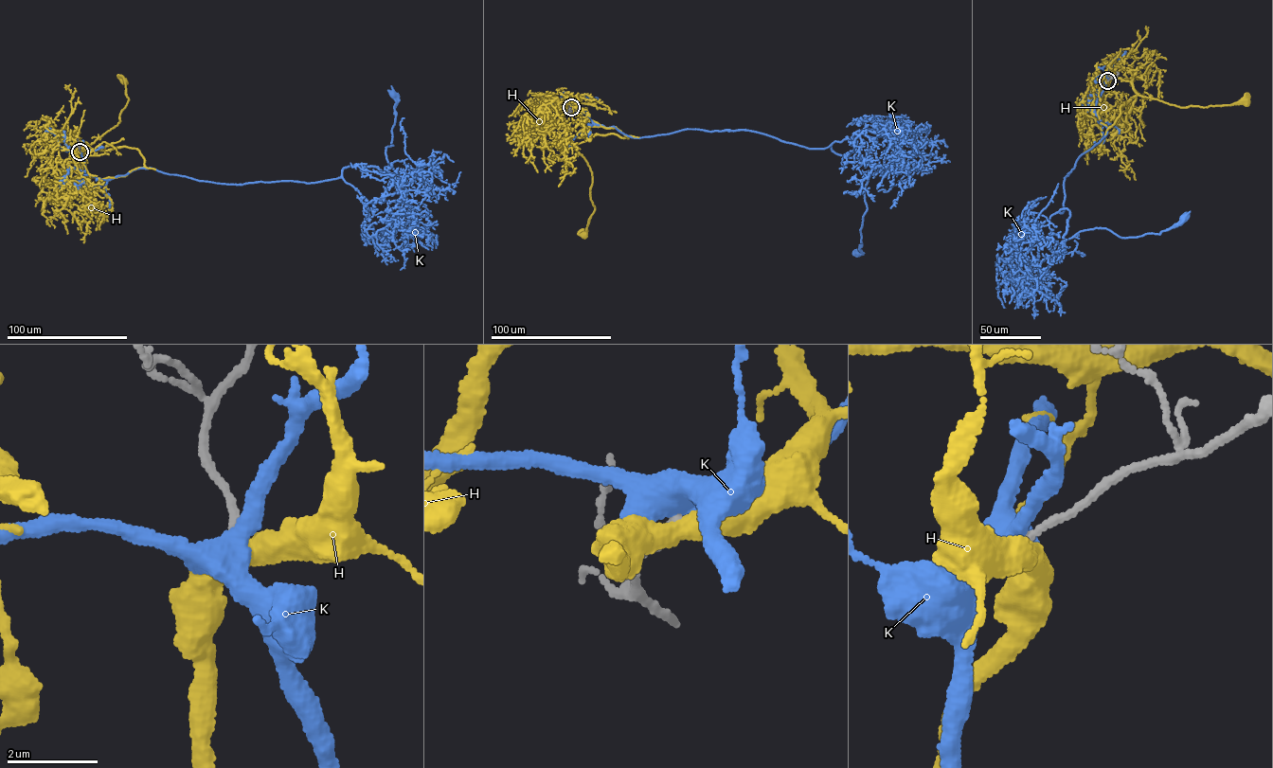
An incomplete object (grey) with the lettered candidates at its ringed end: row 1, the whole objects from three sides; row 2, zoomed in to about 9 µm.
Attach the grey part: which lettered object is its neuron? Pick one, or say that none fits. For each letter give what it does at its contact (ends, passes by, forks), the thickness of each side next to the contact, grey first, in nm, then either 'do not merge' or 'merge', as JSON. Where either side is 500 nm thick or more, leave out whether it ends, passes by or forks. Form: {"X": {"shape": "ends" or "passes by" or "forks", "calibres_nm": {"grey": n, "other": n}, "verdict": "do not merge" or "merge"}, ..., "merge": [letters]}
{"H": {"shape": "passes by", "calibres_nm": {"grey": 190, "other": 460}, "verdict": "do not merge"}, "K": {"shape": "forks", "calibres_nm": {"grey": 190, "other": 440}, "verdict": "do not merge"}, "merge": []}

